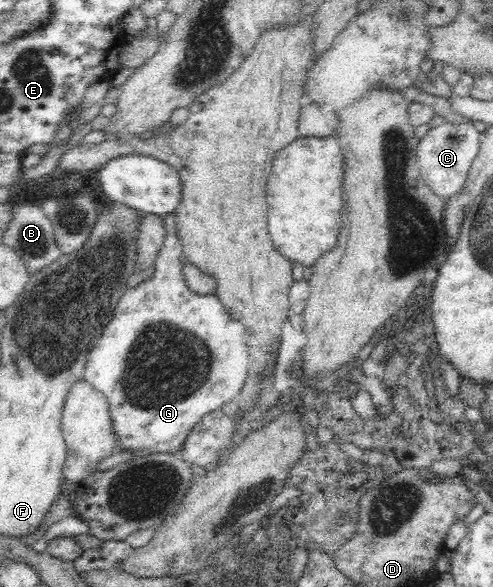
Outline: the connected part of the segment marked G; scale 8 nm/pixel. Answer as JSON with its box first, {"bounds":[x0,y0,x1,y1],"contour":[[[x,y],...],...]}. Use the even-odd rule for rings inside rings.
{"bounds":[84,213,249,455],"contour":[[[174,213],[164,214],[162,221],[166,227],[166,236],[163,240],[163,247],[157,254],[154,265],[154,273],[147,280],[138,283],[135,287],[126,288],[126,292],[120,297],[118,304],[115,306],[114,314],[104,327],[96,346],[90,350],[87,356],[87,364],[84,367],[84,380],[93,388],[100,392],[107,400],[110,408],[110,419],[114,437],[116,437],[116,452],[124,451],[126,453],[154,454],[168,453],[178,455],[178,452],[184,447],[185,439],[190,435],[197,422],[206,417],[214,410],[222,409],[227,403],[233,401],[244,388],[244,382],[248,376],[249,356],[247,351],[246,338],[247,334],[244,325],[239,320],[234,320],[227,313],[225,306],[215,297],[214,294],[200,295],[192,292],[184,280],[183,265],[183,248],[175,229]]]}

